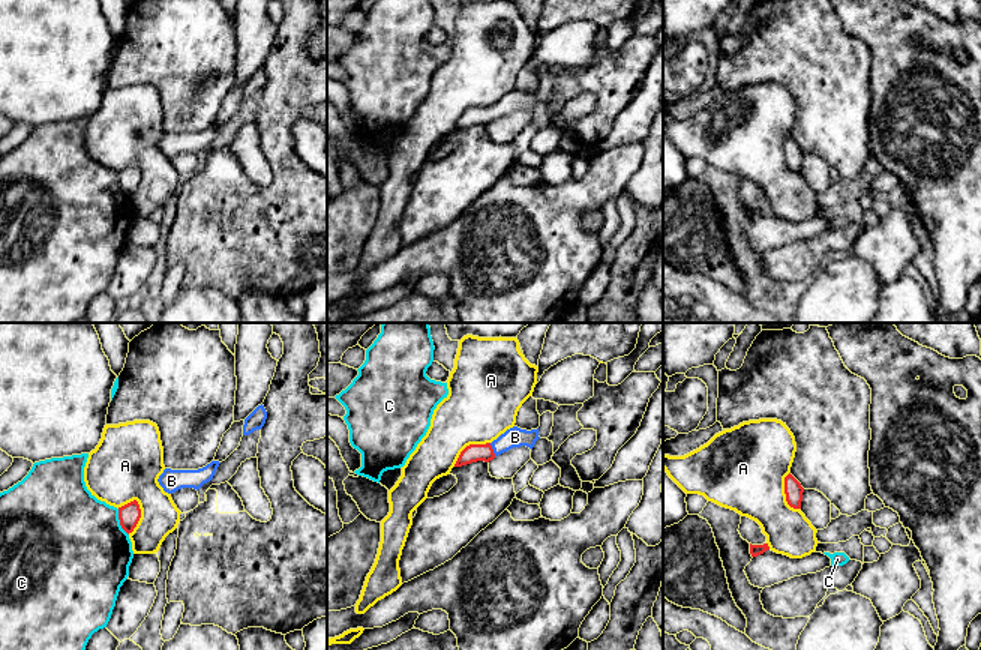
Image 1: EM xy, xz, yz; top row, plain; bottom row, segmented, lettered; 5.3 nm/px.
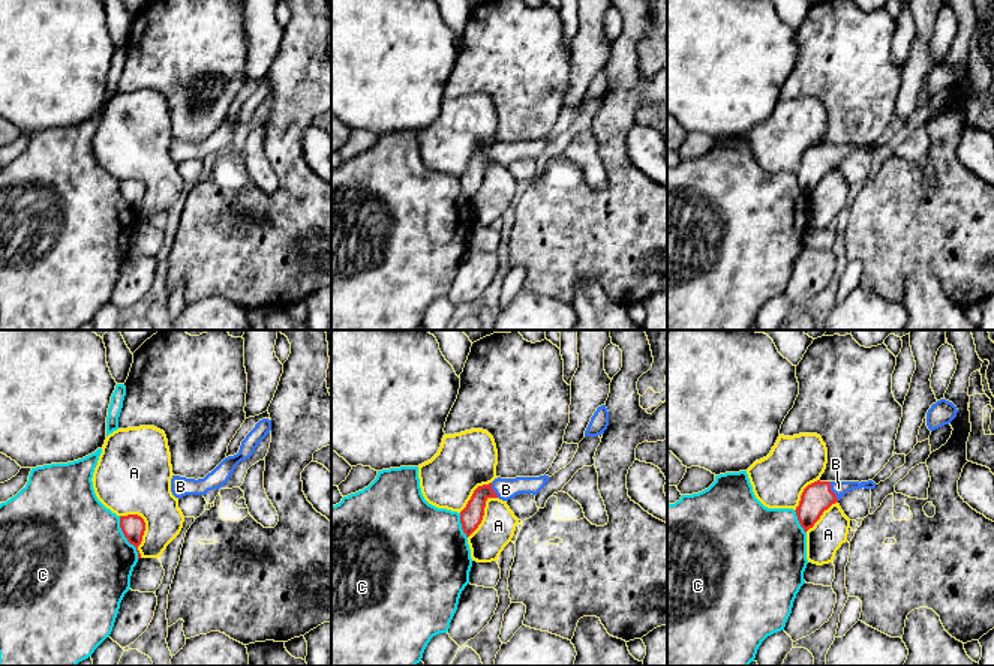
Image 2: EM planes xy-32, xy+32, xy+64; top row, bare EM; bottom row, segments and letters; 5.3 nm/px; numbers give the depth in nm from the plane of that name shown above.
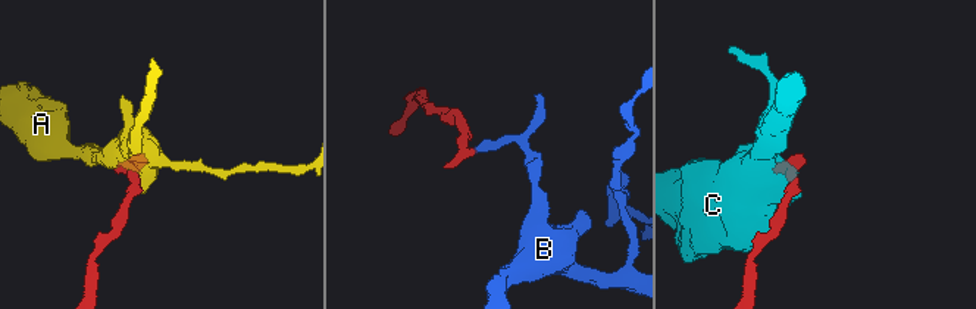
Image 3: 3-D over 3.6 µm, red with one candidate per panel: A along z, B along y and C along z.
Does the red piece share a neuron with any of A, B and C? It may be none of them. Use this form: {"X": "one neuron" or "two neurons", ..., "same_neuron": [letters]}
{"A": "two neurons", "B": "one neuron", "C": "two neurons", "same_neuron": ["B"]}

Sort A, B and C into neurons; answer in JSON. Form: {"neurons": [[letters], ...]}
{"neurons": [["A"], ["B"], ["C"]]}

